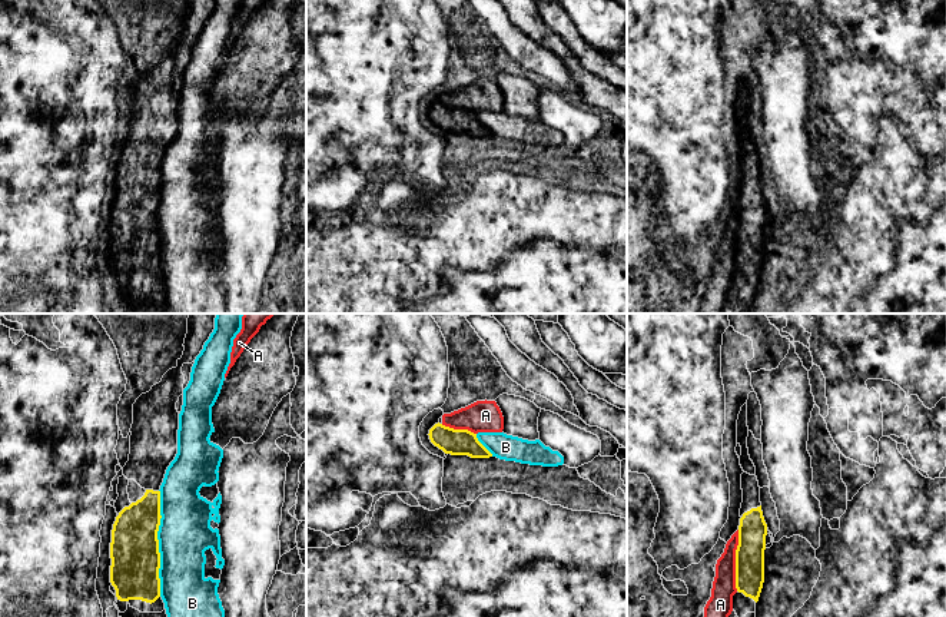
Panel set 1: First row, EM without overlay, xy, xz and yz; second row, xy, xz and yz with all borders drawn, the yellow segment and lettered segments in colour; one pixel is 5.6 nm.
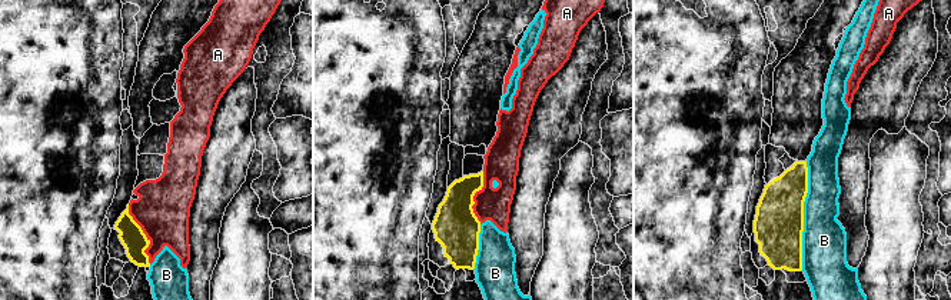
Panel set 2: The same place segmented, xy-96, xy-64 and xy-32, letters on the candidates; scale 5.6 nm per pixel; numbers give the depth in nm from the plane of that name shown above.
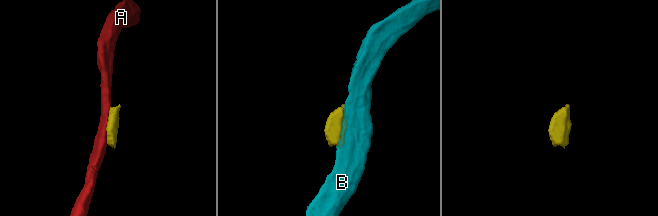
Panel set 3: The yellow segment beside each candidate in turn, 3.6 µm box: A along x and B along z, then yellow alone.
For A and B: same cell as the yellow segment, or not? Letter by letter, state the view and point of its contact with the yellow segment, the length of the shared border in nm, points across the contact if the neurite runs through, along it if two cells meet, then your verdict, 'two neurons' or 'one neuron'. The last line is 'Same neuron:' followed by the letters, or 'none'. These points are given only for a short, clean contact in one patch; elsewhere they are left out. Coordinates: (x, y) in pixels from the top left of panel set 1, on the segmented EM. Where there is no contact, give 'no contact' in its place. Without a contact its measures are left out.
A: yz (736, 560) | 340 nm | two neurons
B: xy (158, 543) | 600 nm | two neurons
Same neuron: none

